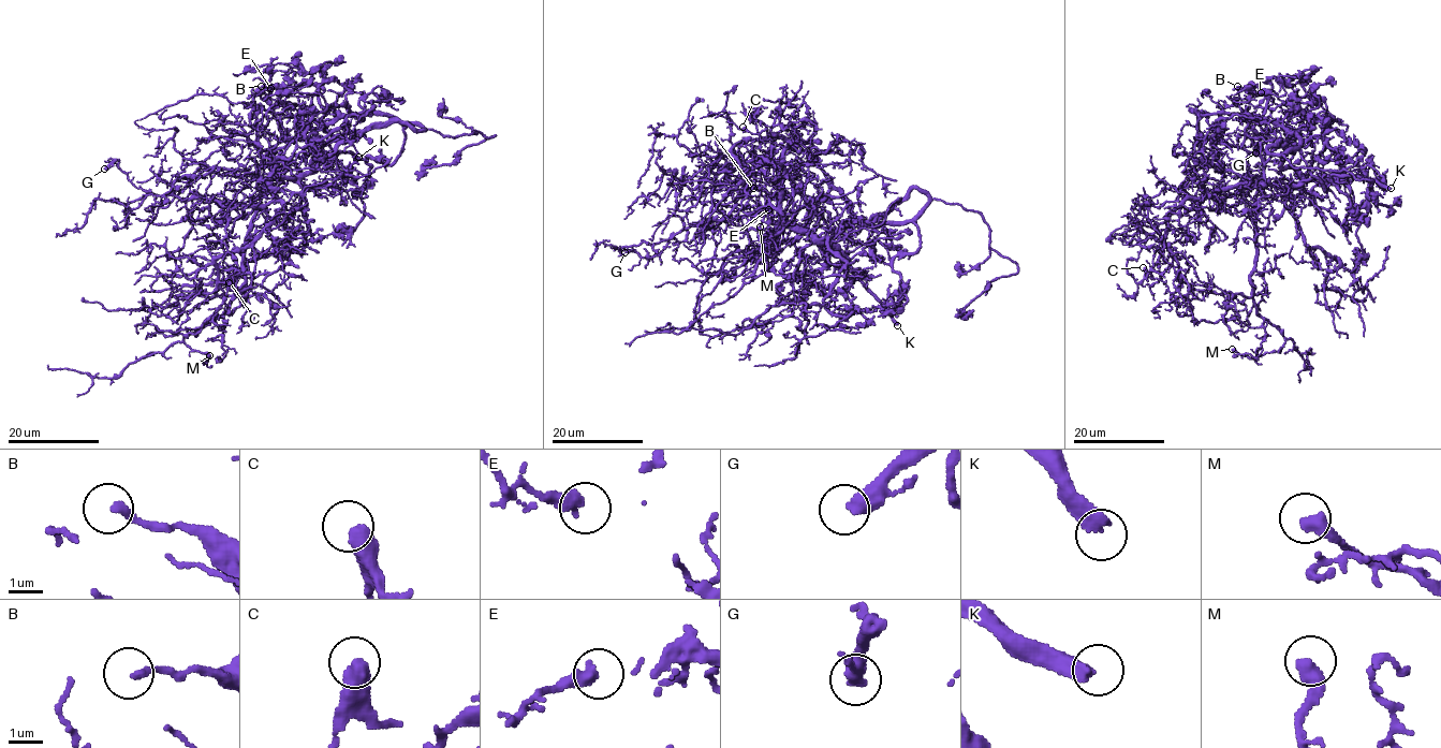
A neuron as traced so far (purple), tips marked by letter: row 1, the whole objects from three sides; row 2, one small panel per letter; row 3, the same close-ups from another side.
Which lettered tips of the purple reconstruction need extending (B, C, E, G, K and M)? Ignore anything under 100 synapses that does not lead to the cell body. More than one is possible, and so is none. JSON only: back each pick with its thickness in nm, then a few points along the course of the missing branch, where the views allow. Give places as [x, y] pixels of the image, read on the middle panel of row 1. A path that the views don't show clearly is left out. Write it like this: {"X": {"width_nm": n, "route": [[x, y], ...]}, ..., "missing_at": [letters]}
{"K": {"width_nm": 440}, "missing_at": ["K"]}

